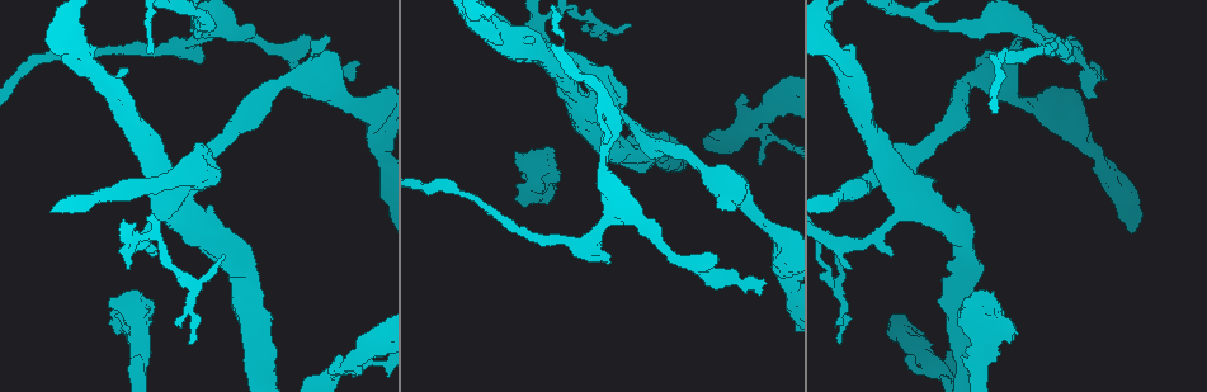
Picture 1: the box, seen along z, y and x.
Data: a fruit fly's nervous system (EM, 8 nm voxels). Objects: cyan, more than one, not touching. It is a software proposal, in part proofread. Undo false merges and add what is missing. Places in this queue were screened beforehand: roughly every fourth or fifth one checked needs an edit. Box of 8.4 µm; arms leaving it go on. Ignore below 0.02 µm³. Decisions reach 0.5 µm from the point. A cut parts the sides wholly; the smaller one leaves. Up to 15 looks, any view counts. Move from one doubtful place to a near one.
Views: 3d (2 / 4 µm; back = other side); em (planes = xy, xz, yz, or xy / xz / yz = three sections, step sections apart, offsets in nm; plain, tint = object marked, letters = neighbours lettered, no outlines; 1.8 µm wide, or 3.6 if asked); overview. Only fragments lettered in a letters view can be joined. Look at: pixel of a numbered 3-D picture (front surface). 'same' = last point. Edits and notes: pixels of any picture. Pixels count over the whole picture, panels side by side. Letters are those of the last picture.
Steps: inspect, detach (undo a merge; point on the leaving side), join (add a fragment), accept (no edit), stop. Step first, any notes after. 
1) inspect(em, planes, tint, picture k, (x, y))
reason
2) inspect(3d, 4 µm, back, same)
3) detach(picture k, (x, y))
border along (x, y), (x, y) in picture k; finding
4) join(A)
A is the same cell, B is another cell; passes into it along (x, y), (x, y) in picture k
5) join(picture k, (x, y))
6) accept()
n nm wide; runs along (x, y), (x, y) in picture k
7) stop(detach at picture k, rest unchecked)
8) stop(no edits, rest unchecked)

inspect(3d, 4 µm, picture 1, (1093, 63))
branch stops here

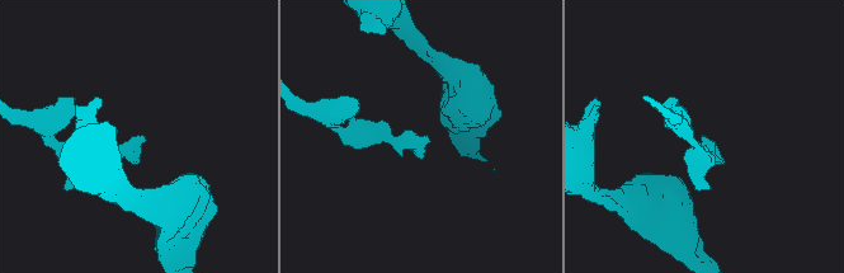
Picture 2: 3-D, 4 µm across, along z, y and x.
inspect(em, planes, letters, picture 2, (701, 137))
now the EM

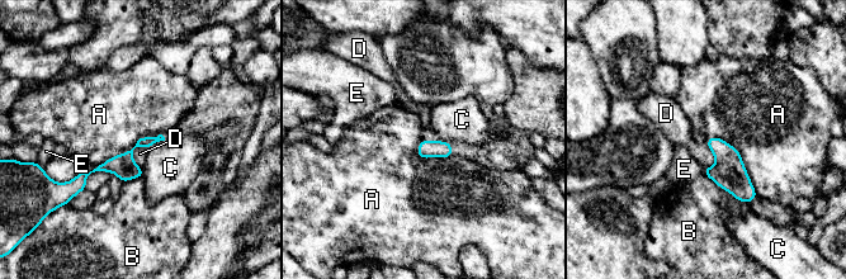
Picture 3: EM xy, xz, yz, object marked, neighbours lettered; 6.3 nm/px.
accept()
A, B, C, D and E are other cells; none of them fits

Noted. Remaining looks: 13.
inspect(3d, 2 µm, back, picture 1, (918, 186))
four-way junction

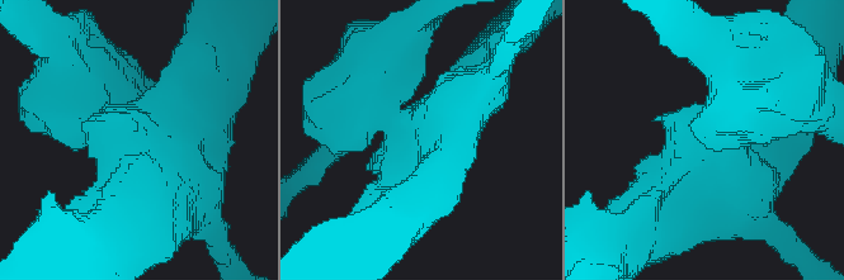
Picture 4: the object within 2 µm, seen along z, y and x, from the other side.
inspect(em, planes, letters, picture 4, (136, 143))
4 arms

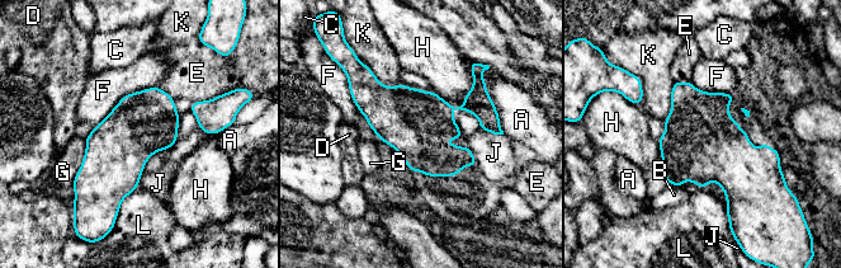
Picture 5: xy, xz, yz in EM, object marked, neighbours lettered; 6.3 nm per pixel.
accept()
A, B, C, D, E, F, G, H, J, K and L are other cells; one cell here

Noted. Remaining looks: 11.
inspect(3d, 2 µm, picture 1, (833, 239))
sharp bend

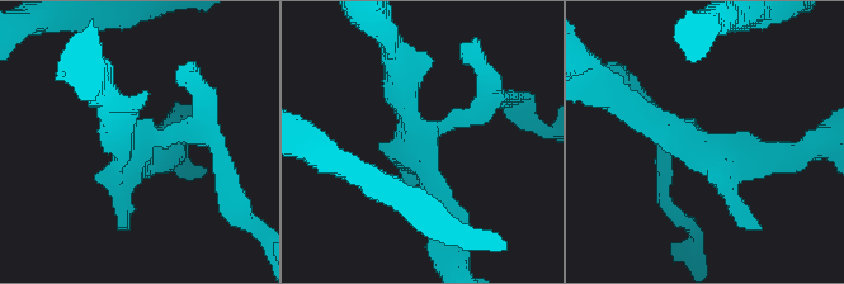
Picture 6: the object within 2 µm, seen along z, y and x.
inspect(em, planes, letters, picture 6, (137, 141))
shape alone is not enough

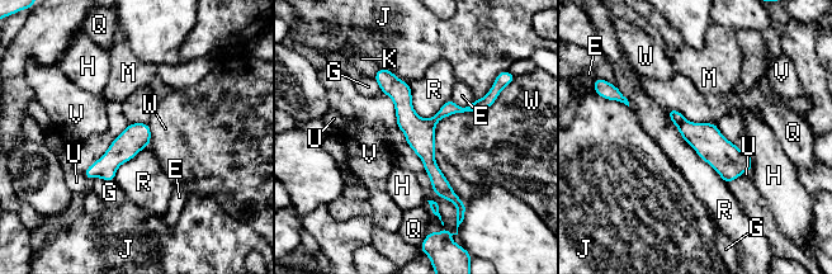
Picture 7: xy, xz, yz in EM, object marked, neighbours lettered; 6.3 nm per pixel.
accept()
E, G, H, J, K, M, Q, R, U, V and W are other cells; runs along (381, 71), (455, 198) in picture 7; all the same cell

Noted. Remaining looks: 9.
inspect(em, planes, letters, picture 1, (766, 128))
calibre changes

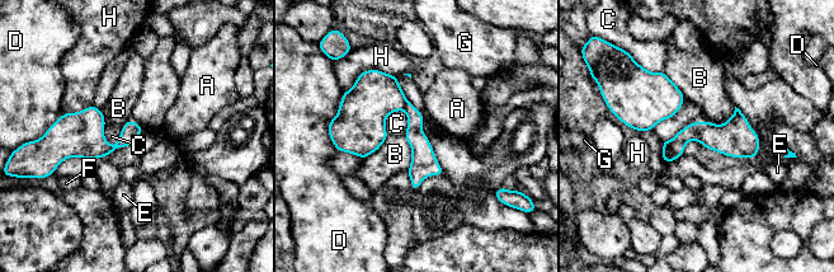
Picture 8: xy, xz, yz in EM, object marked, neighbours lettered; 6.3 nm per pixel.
accept()
A, B, C, D, E, F, G and H are other cells; border along (404, 109), (386, 118), (387, 135) in picture 8; one cell here

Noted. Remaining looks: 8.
inspect(em, planes, letters, picture 1, (585, 247))
sharp bend

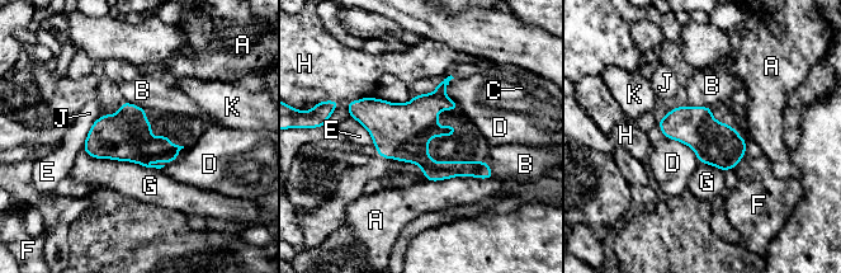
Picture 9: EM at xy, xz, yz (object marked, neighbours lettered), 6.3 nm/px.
accept()
280 nm wide; A, B, C, D, E, F, G, H, J and K are other cells; continuous, no second cell

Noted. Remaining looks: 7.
stop(no edits, rest unchecked)

